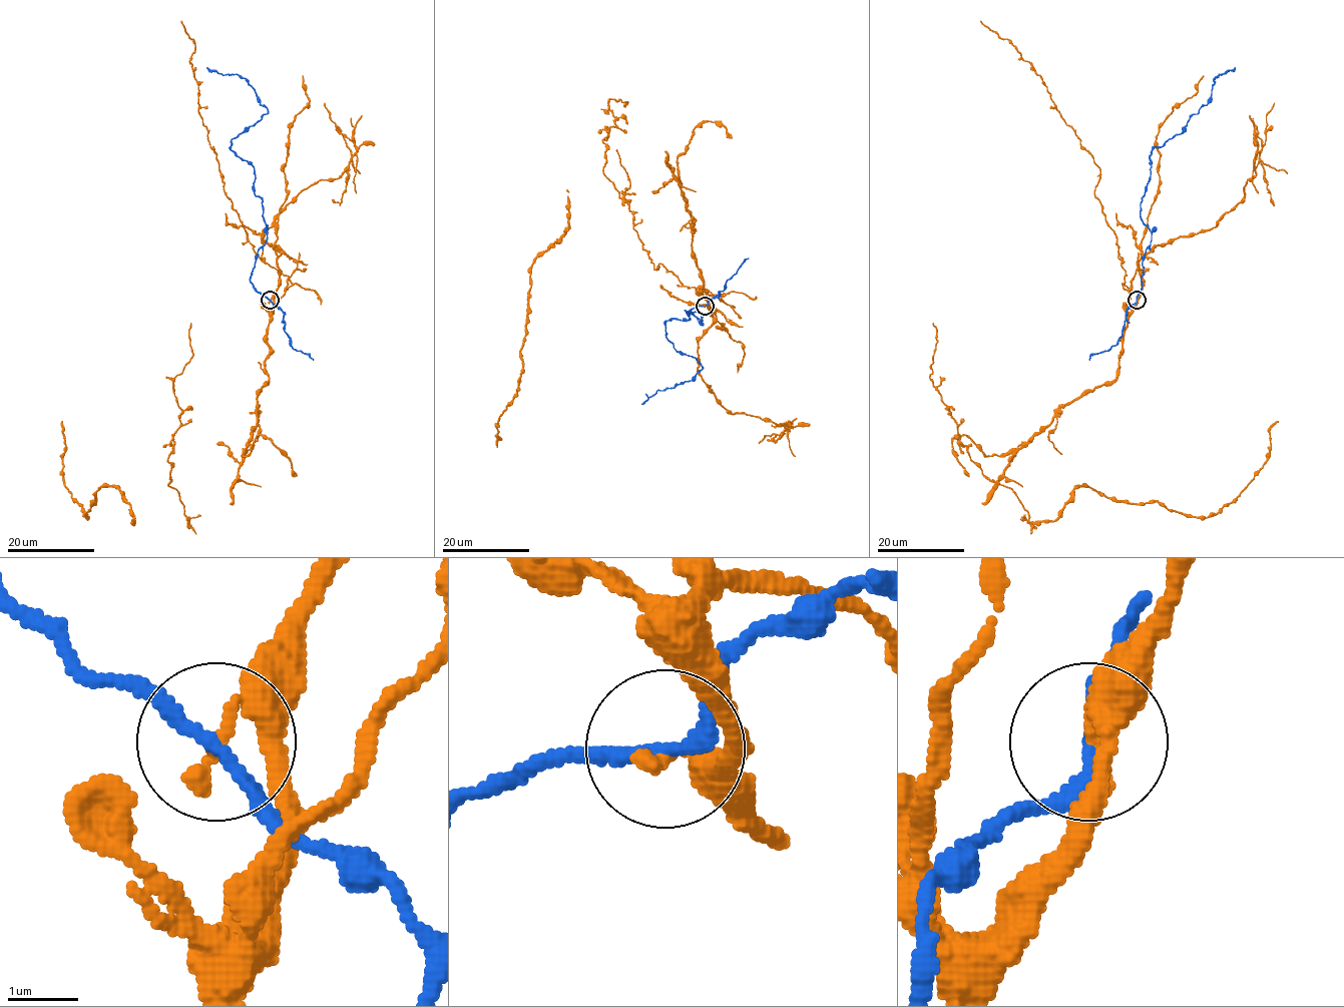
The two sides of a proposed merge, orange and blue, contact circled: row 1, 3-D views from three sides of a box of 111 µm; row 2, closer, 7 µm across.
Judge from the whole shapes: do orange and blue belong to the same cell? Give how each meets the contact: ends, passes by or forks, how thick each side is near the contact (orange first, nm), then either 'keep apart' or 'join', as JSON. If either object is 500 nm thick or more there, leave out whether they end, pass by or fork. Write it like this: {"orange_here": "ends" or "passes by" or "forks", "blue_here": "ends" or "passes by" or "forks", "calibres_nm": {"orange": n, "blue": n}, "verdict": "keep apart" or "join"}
{"orange_here": "passes by", "blue_here": "passes by", "calibres_nm": {"orange": 240, "blue": 180}, "verdict": "keep apart"}

